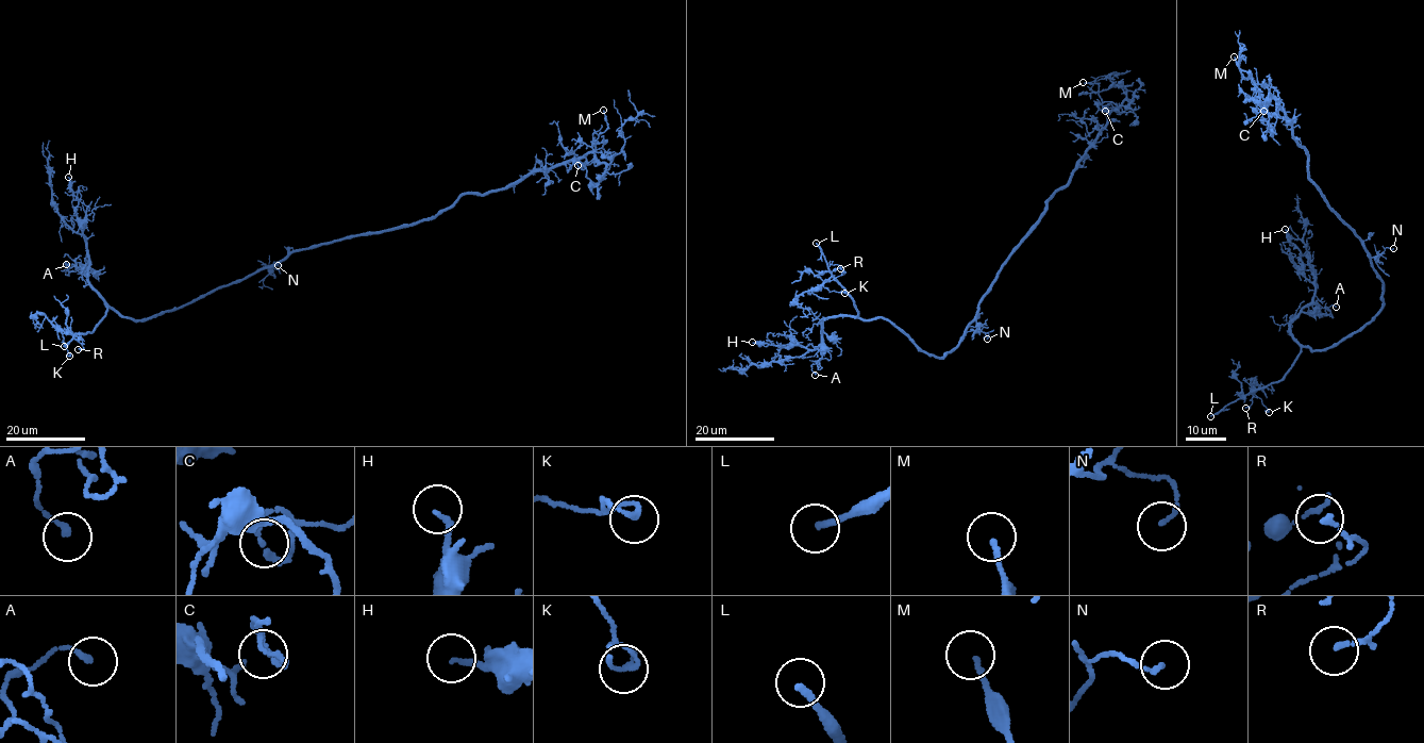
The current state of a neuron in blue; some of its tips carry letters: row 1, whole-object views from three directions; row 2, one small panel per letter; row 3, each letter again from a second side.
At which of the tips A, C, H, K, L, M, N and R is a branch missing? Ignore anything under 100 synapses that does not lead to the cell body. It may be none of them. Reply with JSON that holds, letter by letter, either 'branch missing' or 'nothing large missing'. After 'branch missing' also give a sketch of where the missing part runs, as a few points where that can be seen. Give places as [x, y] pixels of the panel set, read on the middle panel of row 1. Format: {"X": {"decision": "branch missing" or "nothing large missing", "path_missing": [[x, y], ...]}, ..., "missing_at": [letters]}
{"A": {"decision": "nothing large missing"}, "C": {"decision": "nothing large missing"}, "H": {"decision": "nothing large missing"}, "K": {"decision": "nothing large missing"}, "L": {"decision": "branch missing", "path_missing": [[816, 243], [810, 224], [797, 241], [788, 271]]}, "M": {"decision": "nothing large missing"}, "N": {"decision": "nothing large missing"}, "R": {"decision": "nothing large missing"}, "missing_at": ["L"]}

